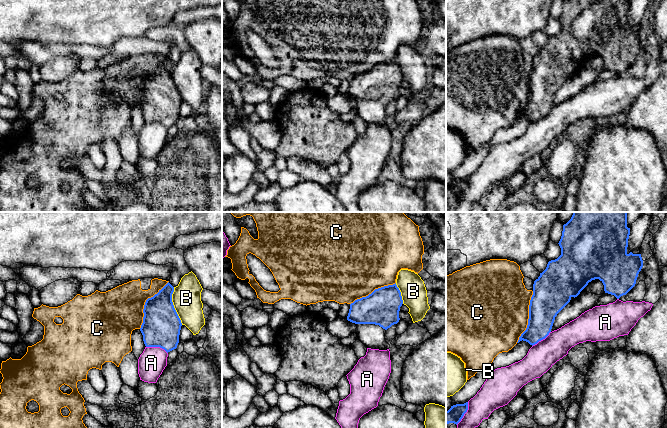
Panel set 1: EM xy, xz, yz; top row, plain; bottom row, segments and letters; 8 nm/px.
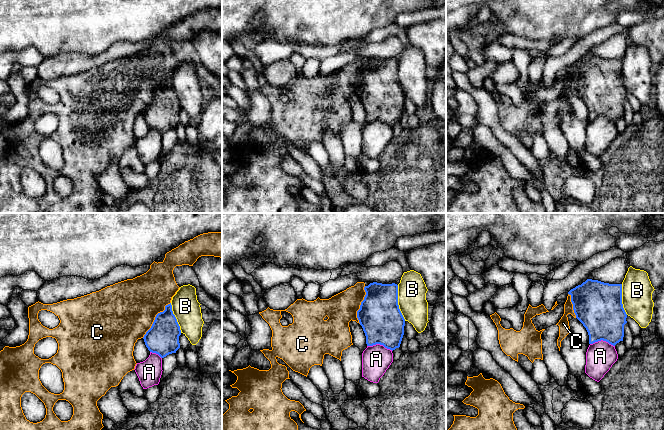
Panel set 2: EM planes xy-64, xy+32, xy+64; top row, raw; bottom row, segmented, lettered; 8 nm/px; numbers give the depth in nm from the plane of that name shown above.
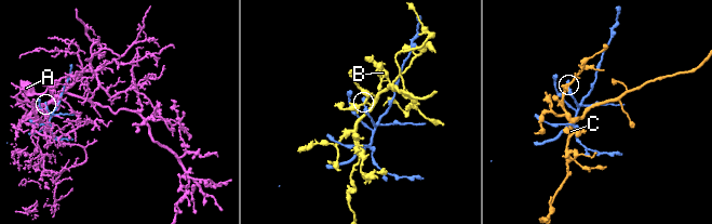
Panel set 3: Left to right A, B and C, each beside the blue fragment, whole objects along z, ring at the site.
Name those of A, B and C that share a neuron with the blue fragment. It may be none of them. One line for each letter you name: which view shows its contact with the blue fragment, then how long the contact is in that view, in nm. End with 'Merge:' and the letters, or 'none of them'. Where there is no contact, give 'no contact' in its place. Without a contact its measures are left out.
Merge: none of them

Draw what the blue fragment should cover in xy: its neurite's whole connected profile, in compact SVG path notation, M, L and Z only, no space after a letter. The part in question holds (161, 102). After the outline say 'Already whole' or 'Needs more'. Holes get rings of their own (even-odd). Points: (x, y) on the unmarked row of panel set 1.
M168 58L157 70L146 76L143 85L143 99L140 104L146 123L160 123L167 129L177 124L182 102L172 78L173 68L174 63Z. Already whole

